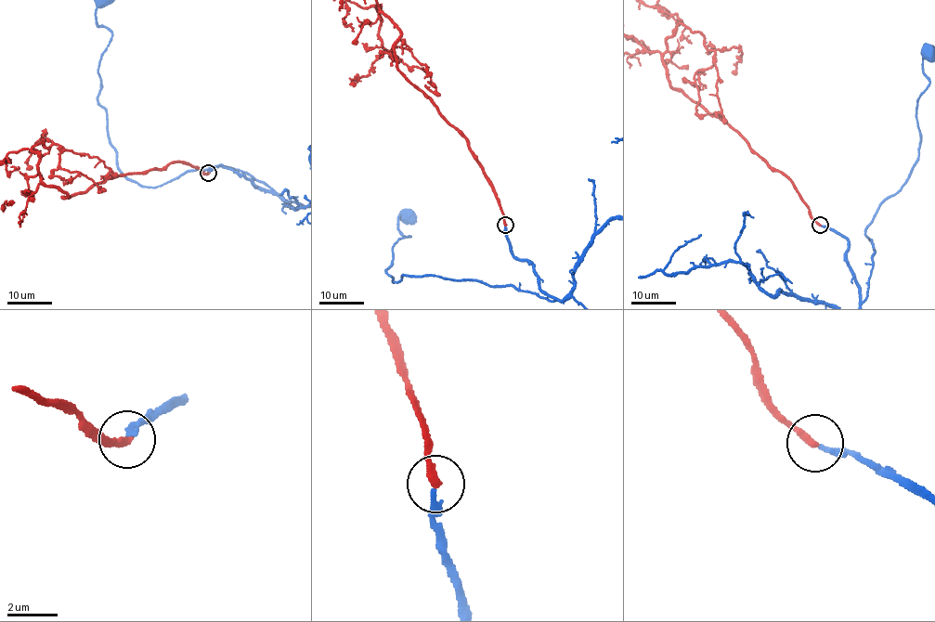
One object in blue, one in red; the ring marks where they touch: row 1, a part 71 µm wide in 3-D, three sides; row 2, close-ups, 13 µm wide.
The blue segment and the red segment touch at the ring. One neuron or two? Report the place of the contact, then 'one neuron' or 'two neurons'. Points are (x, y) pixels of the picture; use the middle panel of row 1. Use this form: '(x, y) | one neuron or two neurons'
(505, 225) | one neuron

